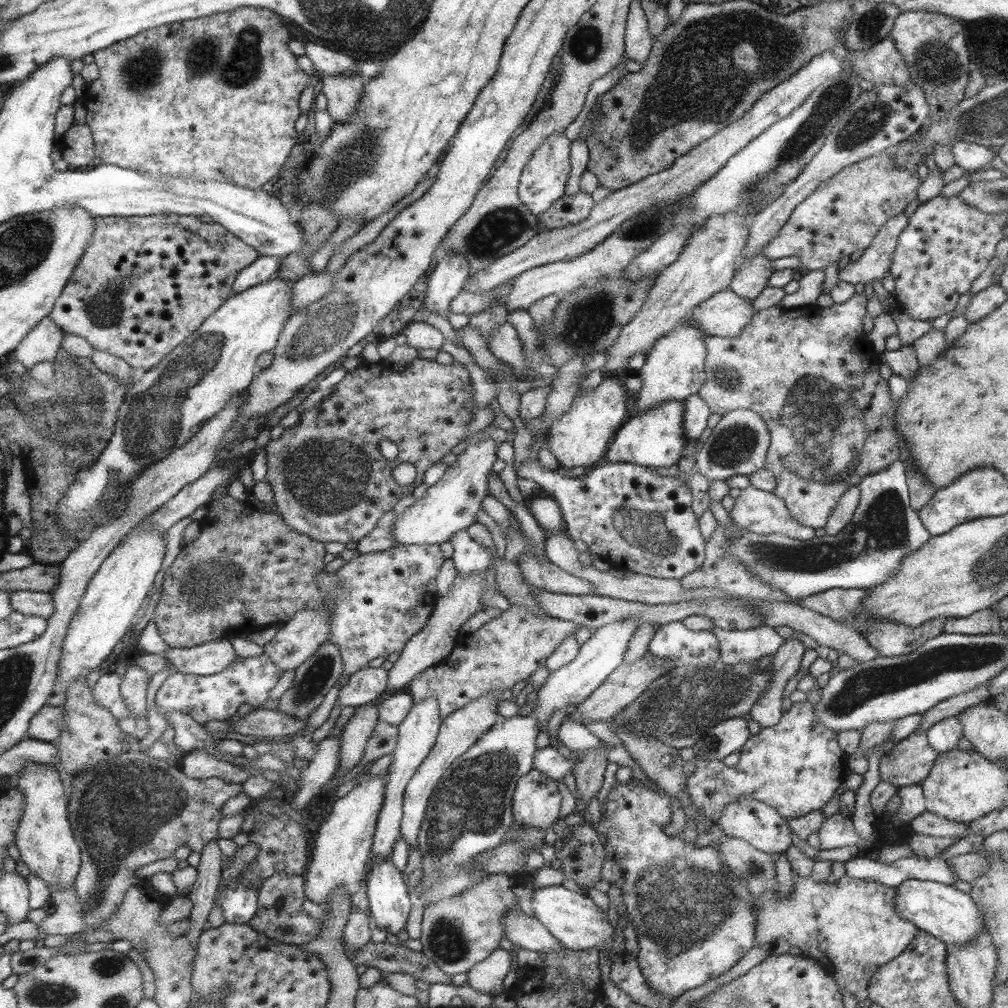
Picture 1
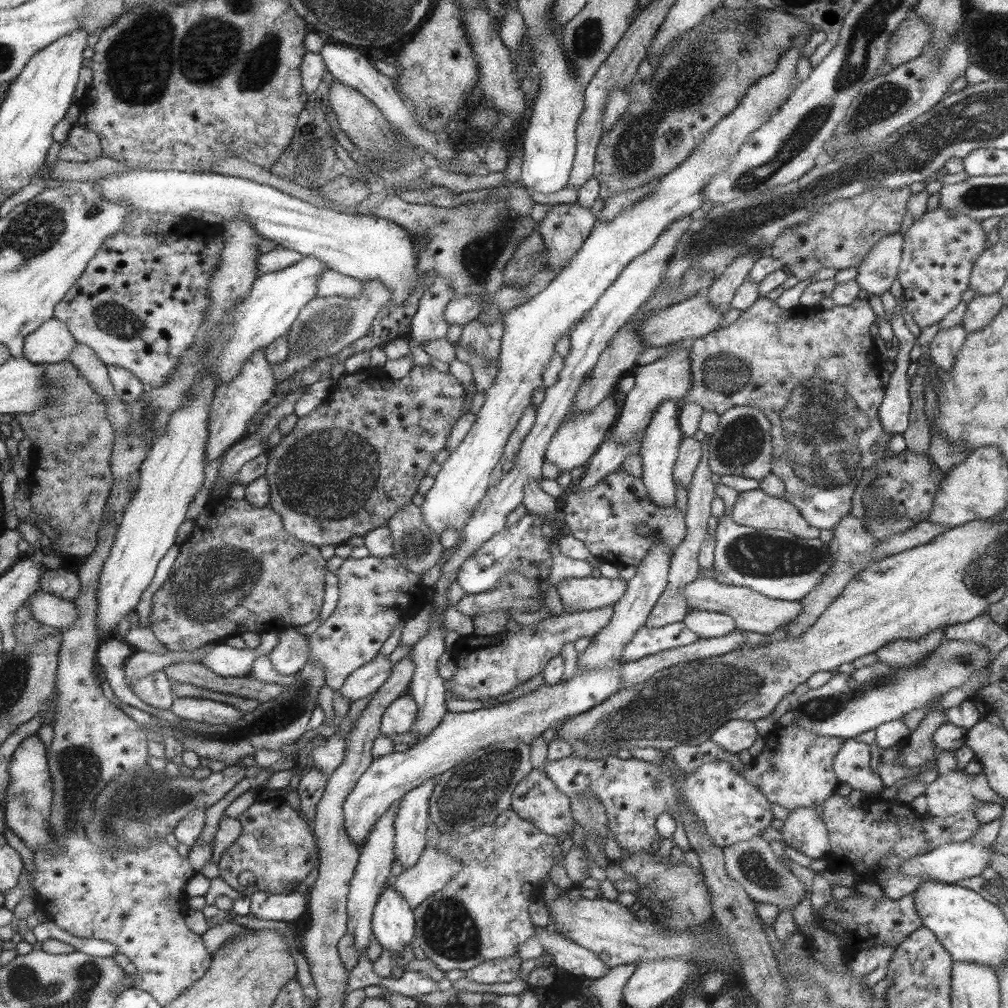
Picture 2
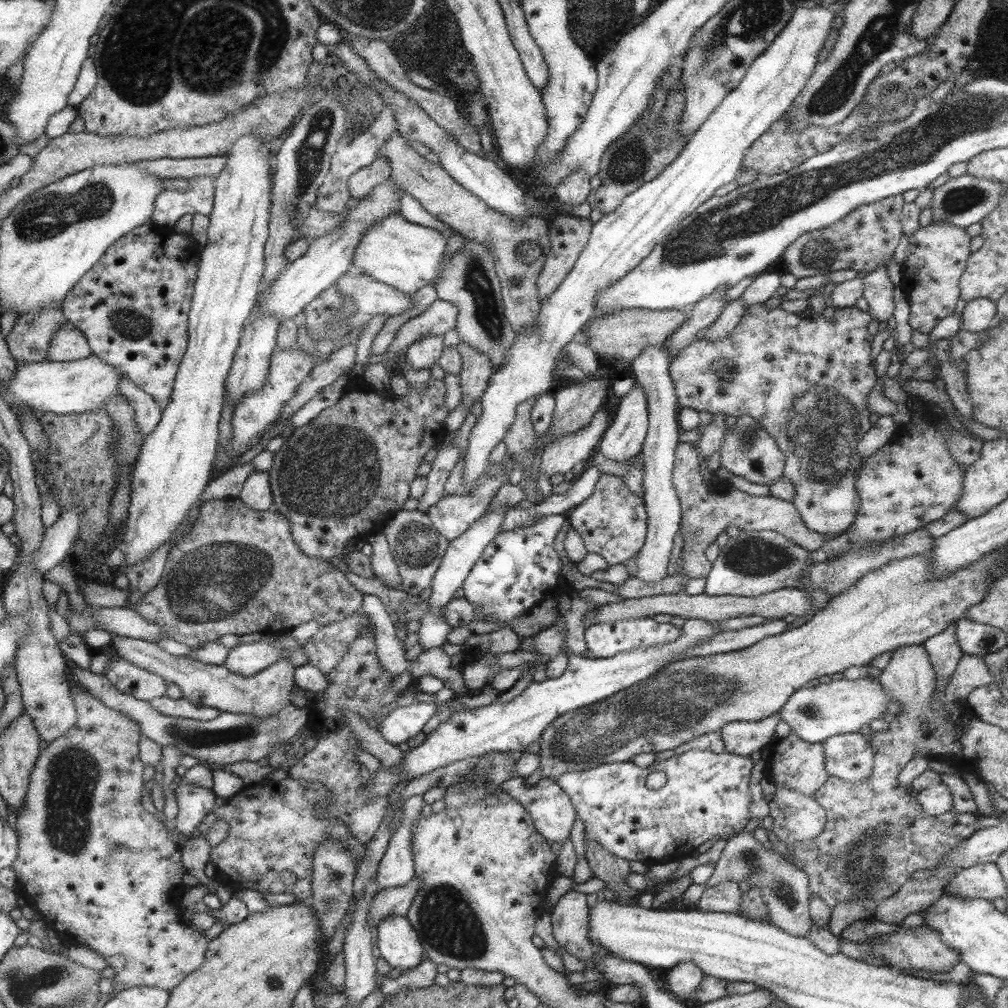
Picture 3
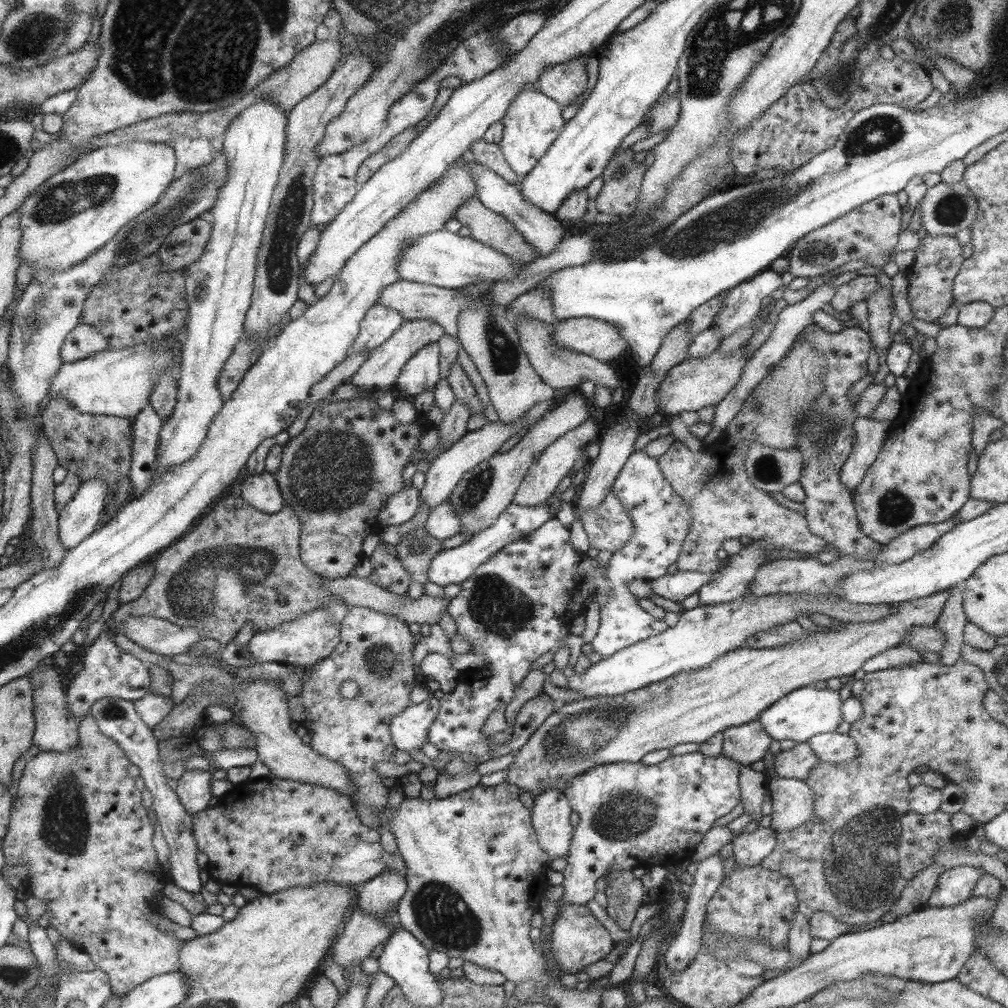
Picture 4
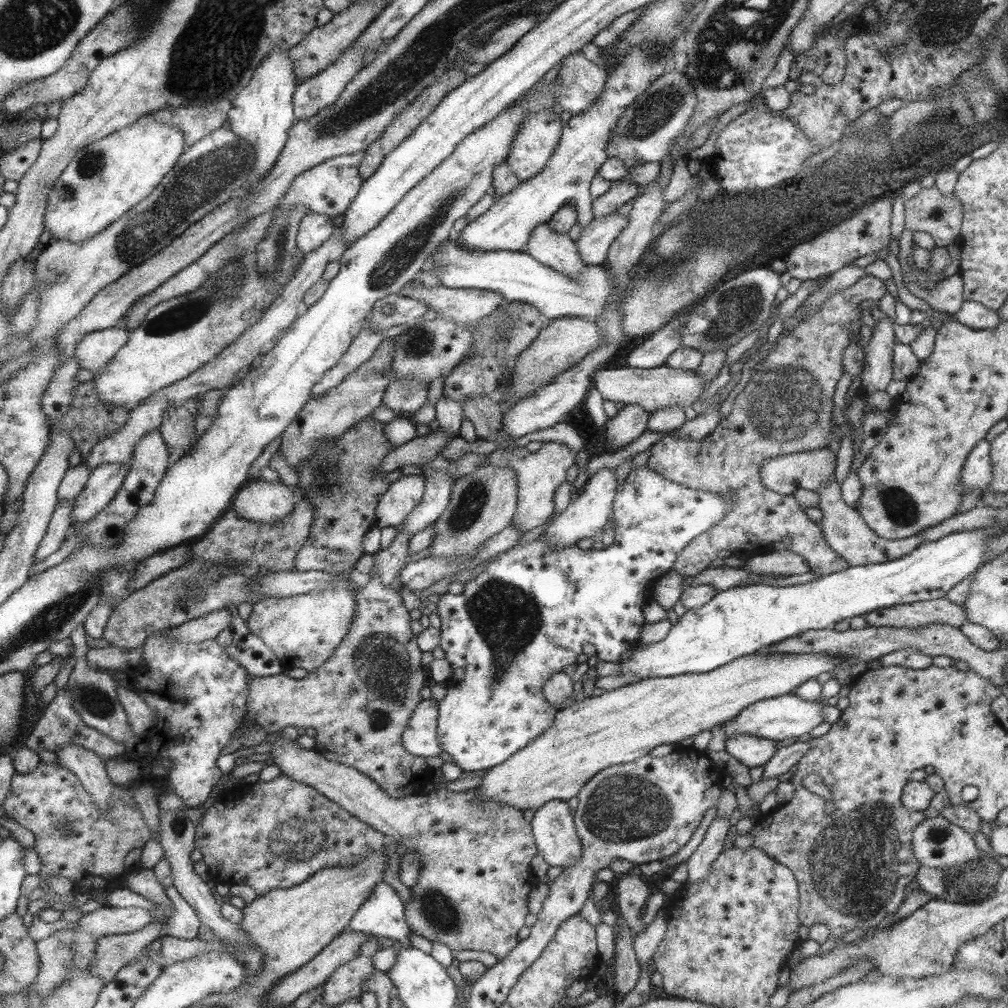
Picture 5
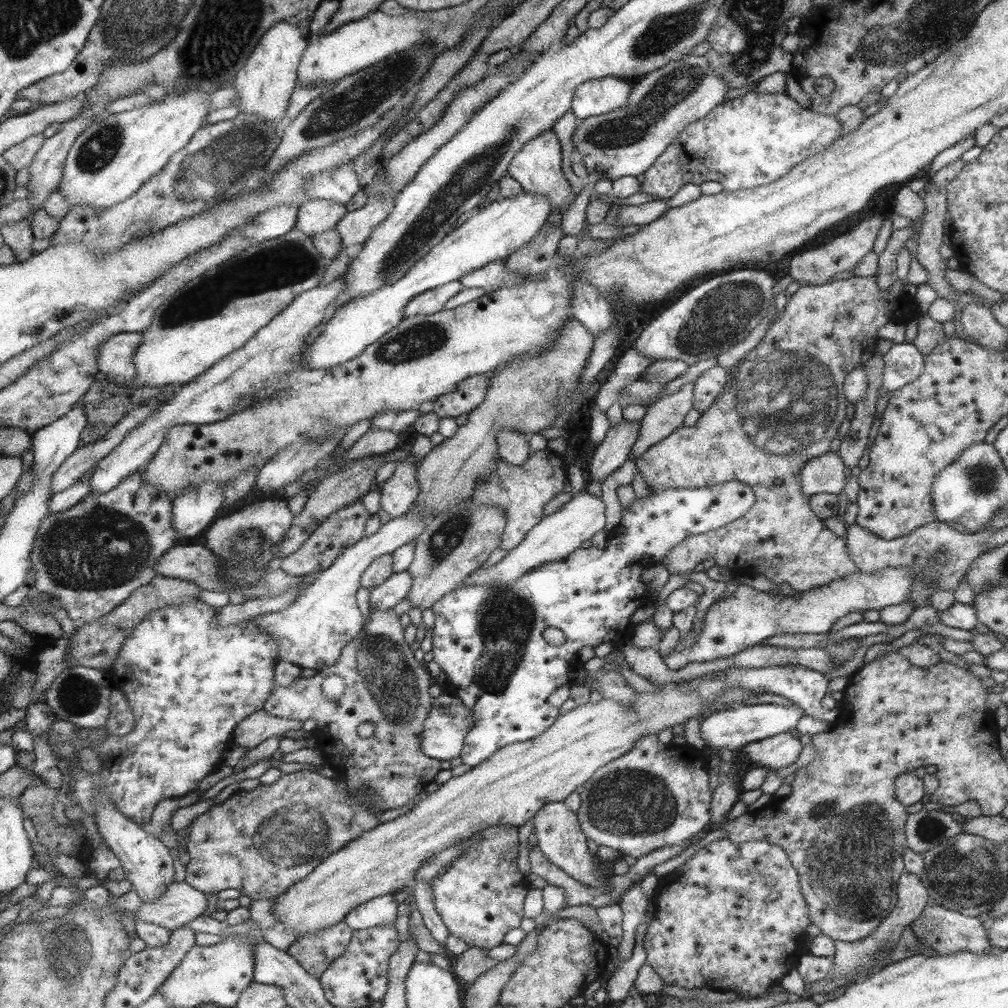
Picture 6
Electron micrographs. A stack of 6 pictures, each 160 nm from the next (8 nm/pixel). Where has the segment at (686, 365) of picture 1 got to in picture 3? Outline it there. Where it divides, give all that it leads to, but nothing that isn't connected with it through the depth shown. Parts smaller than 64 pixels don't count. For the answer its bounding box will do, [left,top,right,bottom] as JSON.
[598,383,648,461]

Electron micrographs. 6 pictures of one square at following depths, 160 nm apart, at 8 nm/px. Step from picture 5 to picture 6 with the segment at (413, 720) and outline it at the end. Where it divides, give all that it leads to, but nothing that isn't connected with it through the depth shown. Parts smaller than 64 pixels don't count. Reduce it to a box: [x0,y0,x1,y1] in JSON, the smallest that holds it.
[421,691,471,762]

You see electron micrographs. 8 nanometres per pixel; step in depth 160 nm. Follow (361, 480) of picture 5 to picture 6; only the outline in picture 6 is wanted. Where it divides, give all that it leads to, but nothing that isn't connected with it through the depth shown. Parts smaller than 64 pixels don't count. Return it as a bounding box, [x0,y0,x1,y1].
[276,499,370,577]

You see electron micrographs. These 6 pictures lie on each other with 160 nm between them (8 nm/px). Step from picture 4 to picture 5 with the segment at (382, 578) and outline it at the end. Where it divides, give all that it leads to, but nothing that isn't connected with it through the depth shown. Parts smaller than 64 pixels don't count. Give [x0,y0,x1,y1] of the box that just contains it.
[248,571,432,799]

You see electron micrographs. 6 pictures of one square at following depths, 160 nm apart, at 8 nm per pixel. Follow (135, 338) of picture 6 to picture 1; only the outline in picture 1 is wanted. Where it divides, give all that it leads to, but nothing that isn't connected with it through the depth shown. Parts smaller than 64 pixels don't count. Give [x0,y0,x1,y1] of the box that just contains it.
[14,317,66,367]

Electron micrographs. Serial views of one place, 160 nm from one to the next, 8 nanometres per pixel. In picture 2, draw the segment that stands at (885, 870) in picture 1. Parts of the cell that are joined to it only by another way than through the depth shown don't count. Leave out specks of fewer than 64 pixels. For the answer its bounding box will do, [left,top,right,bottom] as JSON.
[899,842,989,883]

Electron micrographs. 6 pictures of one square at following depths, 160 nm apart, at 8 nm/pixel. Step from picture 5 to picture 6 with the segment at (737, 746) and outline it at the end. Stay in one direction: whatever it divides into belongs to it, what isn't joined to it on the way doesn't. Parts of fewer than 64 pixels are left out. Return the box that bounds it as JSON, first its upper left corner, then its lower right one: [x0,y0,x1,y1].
[741,732,801,772]

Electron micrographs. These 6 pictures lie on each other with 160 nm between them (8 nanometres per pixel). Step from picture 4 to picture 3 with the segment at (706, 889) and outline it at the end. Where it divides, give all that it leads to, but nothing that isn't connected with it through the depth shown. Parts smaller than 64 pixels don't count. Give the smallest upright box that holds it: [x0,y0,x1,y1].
[665,961,703,1006]

